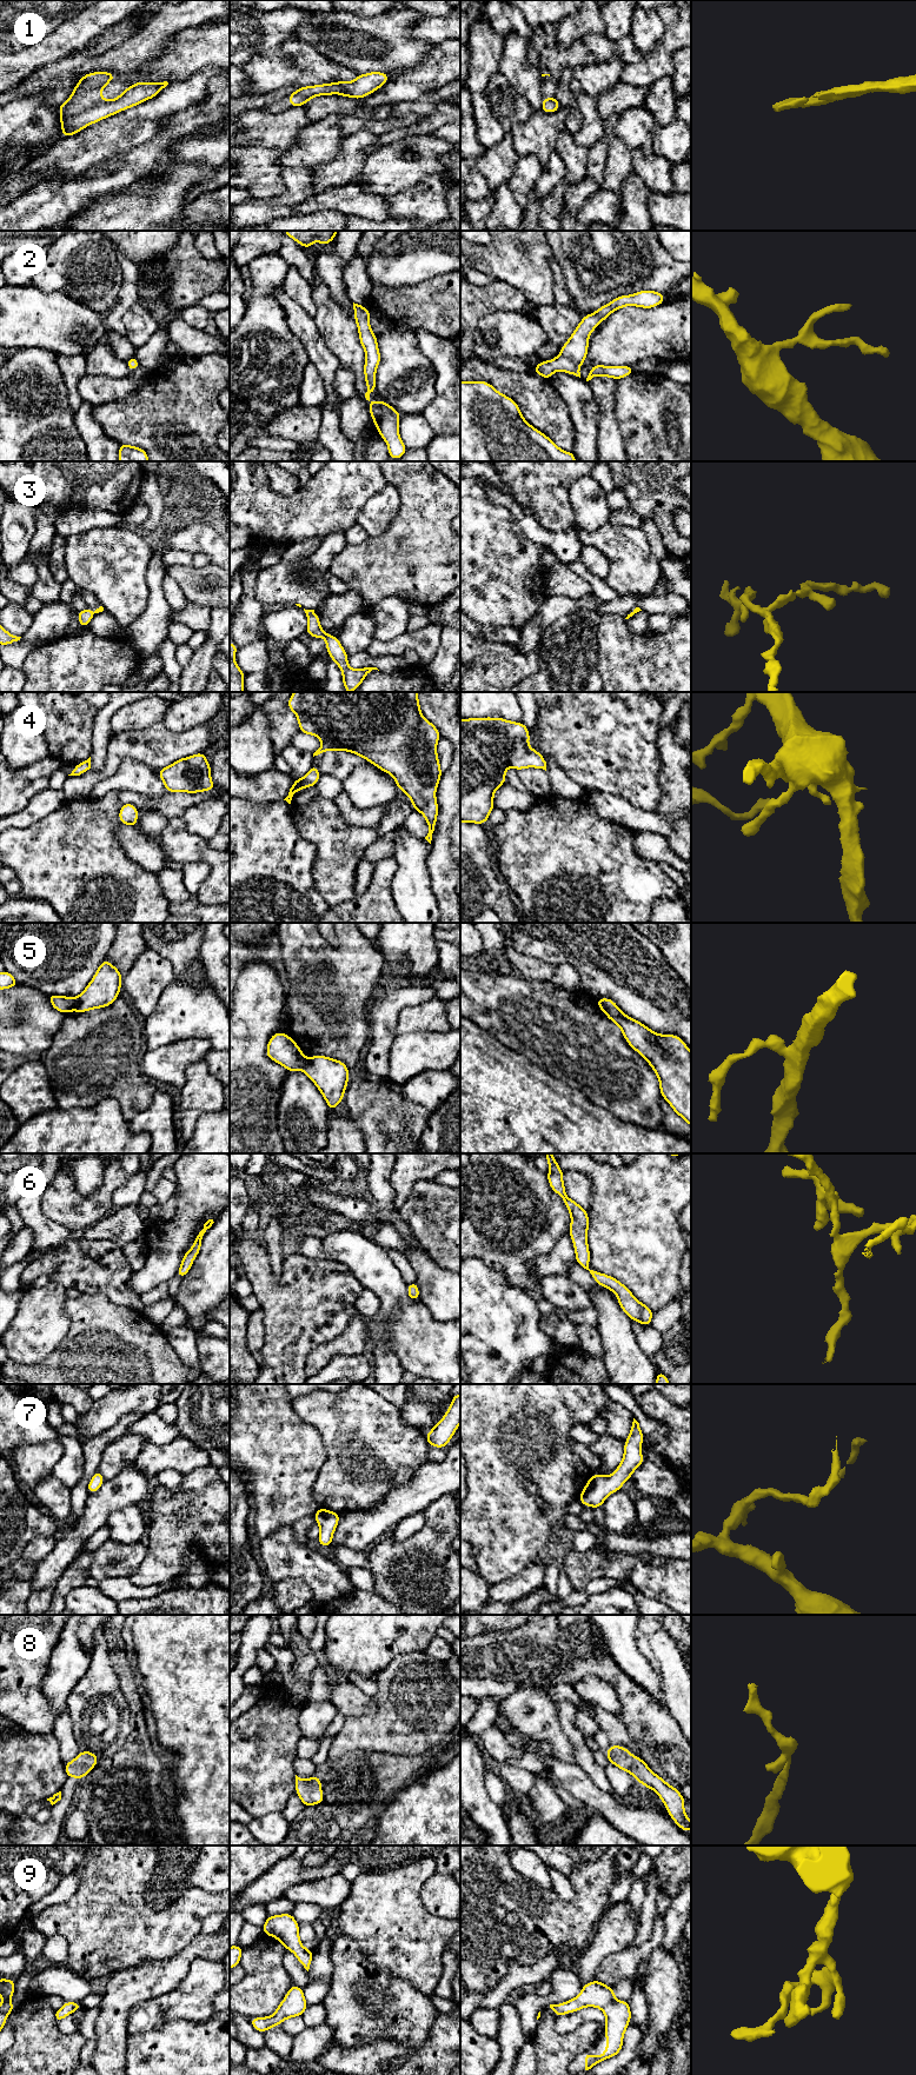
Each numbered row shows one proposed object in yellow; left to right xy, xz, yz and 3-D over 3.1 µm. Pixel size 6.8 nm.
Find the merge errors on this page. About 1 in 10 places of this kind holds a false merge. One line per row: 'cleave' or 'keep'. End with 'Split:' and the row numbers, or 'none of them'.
1: keep
2: keep
3: keep
4: keep
5: keep
6: keep
7: keep
8: keep
9: keep
Split: none of them

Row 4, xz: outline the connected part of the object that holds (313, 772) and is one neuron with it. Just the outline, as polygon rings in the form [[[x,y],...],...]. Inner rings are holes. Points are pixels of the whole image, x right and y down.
[[[312,765],[308,773],[305,777],[294,780],[293,785],[290,789],[288,796],[284,800],[291,804],[292,797],[296,792],[298,792],[301,789],[316,786],[319,778],[320,774],[318,767],[316,765]]]

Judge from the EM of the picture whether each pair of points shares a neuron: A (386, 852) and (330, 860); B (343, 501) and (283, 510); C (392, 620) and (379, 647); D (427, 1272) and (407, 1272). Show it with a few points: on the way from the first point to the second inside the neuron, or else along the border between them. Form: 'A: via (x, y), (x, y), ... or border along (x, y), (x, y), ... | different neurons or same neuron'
A: border along (380, 836), (365, 850), (362, 857) | different neurons
B: via (327, 503), (317, 510), (298, 510) | same neuron
C: border along (406, 631), (389, 640), (374, 639) | different neurons
D: border along (405, 1255), (415, 1271), (415, 1281) | different neurons

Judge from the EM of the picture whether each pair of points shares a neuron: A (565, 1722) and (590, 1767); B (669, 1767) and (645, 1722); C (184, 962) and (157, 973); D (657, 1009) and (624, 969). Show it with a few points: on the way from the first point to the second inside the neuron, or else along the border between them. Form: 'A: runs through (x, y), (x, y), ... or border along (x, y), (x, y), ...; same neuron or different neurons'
A: runs through (572, 1733), (578, 1741), (583, 1756); same neuron
B: runs through (658, 1756), (652, 1749), (652, 1733); same neuron
C: border along (151, 950), (154, 950), (171, 964), (176, 978); different neurons
D: runs through (655, 999), (634, 978); same neuron

